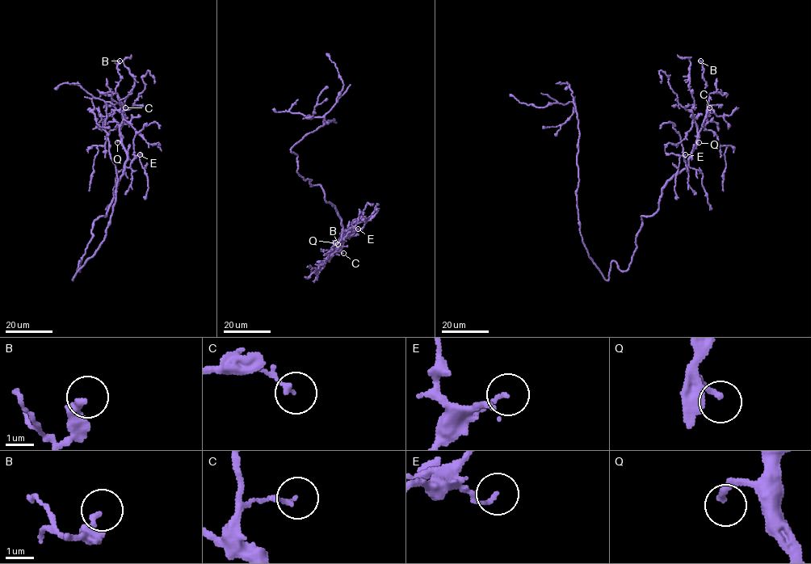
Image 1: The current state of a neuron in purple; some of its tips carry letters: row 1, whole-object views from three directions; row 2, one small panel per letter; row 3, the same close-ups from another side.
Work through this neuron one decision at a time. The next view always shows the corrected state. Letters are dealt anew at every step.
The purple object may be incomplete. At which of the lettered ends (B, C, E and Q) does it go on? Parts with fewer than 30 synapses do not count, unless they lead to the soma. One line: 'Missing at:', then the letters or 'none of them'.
Missing at: Q

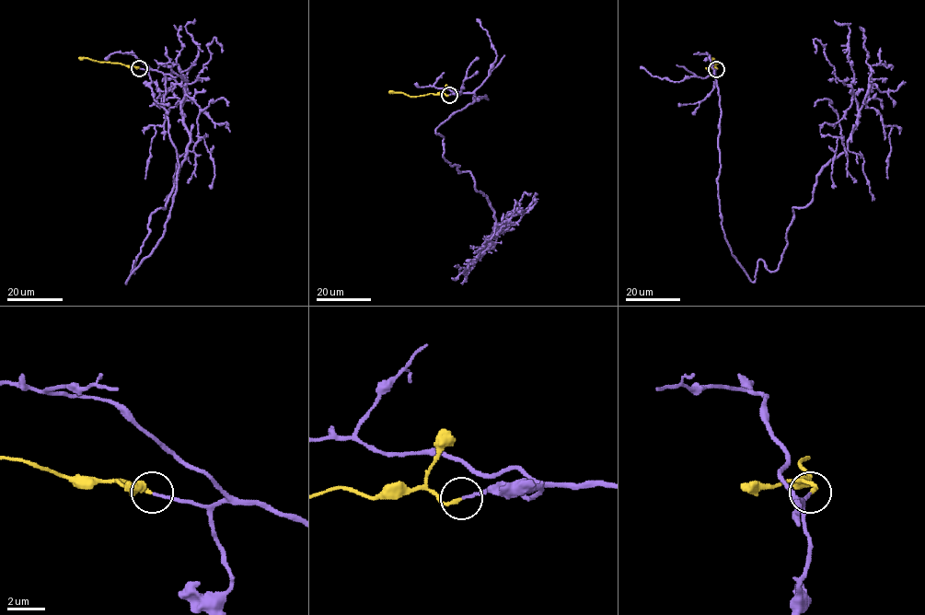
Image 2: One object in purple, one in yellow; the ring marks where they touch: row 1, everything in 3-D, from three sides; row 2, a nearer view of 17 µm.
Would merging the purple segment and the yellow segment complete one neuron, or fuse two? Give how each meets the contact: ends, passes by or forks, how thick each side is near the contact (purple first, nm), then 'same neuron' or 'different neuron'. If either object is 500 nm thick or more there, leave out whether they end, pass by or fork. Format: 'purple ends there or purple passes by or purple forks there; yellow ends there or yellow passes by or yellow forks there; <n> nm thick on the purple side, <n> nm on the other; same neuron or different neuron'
purple ends there; yellow ends there; 140 nm thick on the purple side, 180 nm on the other; same neuron

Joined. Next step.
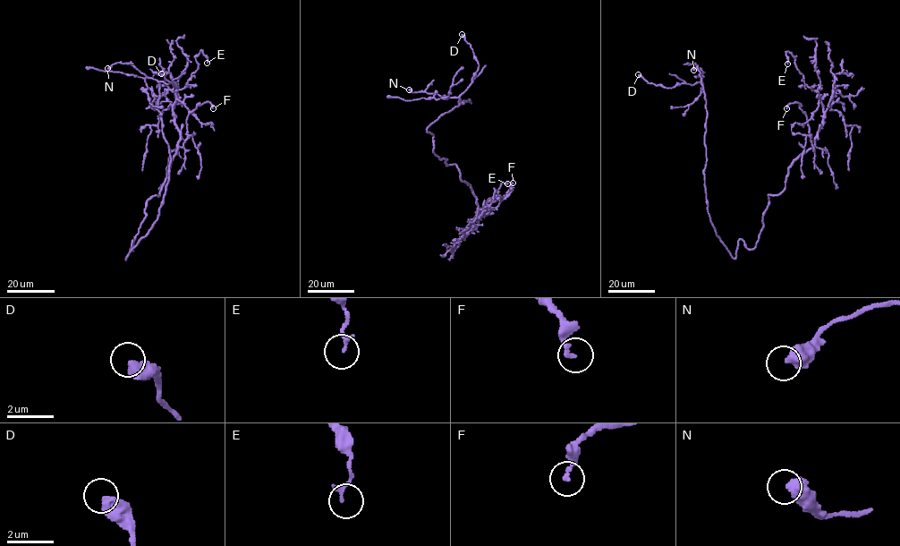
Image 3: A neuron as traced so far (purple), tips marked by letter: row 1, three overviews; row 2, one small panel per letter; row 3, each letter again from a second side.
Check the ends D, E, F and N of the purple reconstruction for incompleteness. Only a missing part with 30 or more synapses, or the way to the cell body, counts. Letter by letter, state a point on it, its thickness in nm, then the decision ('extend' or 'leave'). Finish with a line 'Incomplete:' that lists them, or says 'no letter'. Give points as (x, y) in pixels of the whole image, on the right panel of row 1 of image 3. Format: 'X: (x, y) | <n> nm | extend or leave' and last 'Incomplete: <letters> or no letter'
D: (638, 74) | 550 nm | leave
E: (787, 63) | 150 nm | leave
F: (786, 108) | 200 nm | leave
N: (693, 70) | 550 nm | leave
Incomplete: no letter

